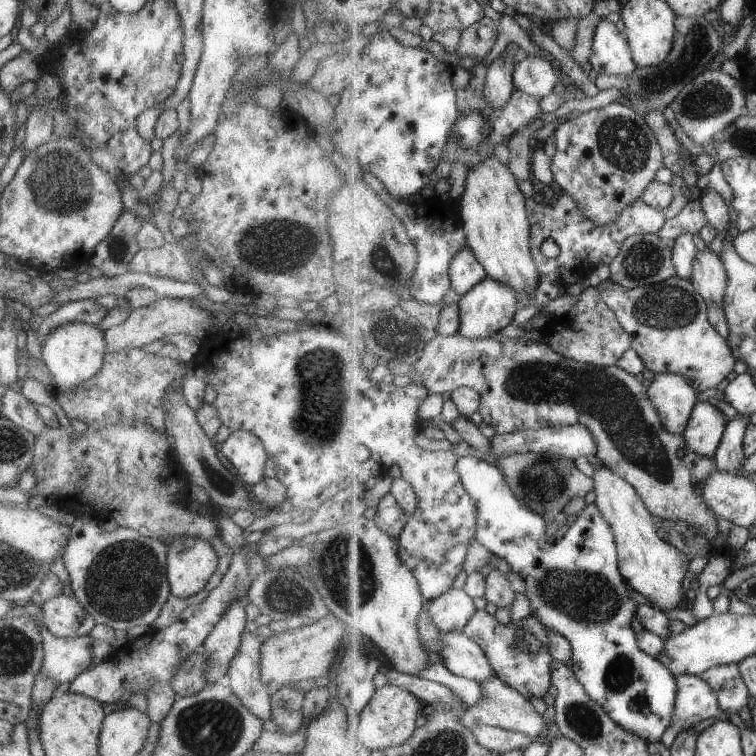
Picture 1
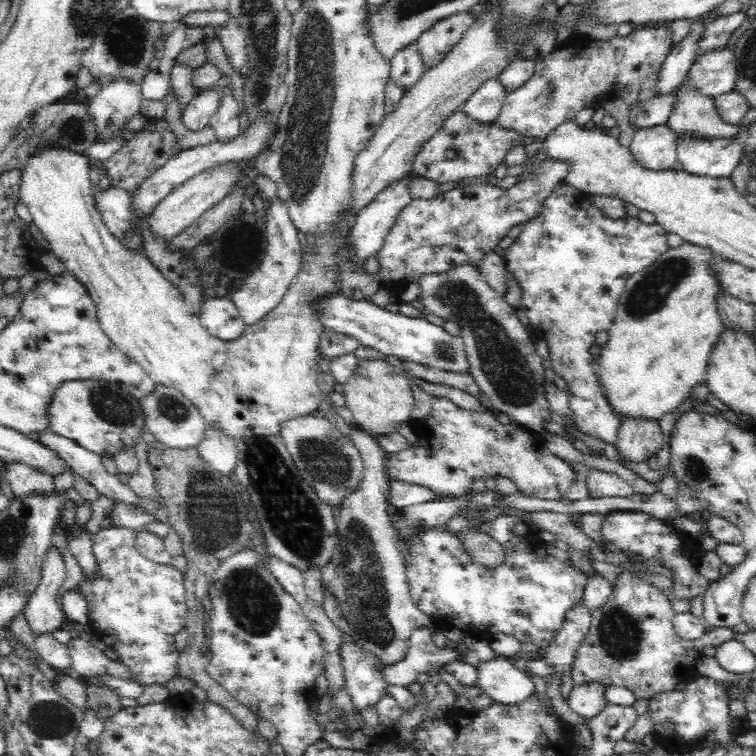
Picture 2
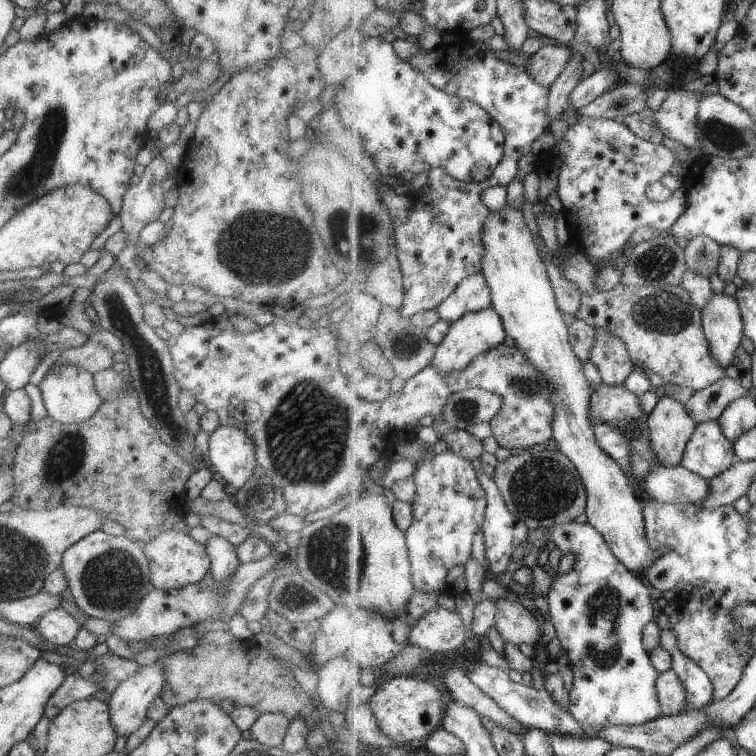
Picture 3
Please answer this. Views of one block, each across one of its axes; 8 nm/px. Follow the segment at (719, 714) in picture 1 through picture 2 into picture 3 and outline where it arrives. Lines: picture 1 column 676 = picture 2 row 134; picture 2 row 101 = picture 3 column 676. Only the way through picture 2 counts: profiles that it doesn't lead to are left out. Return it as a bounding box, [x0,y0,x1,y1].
[657,670,687,715]

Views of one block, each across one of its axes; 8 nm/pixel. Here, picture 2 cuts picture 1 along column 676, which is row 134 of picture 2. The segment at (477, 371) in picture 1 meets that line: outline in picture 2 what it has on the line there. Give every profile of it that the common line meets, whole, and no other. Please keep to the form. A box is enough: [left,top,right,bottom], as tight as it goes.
[411,110,523,184]

